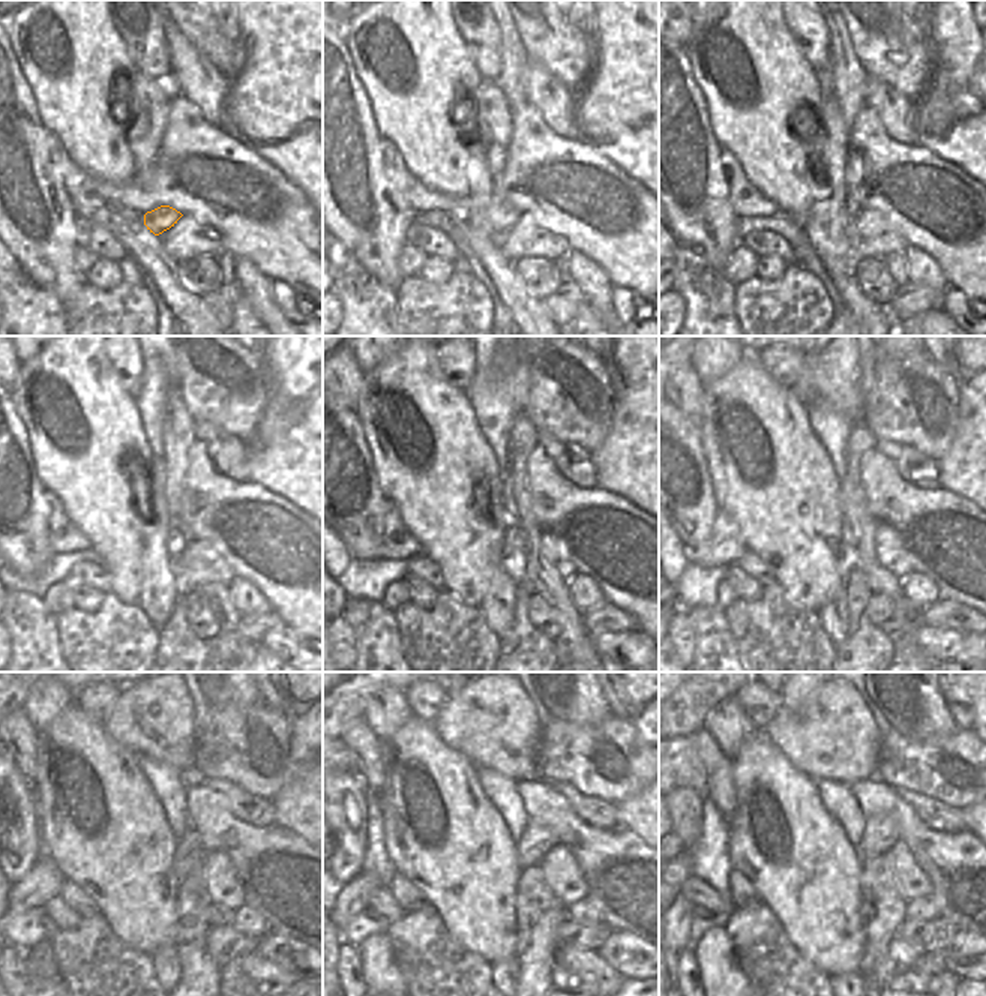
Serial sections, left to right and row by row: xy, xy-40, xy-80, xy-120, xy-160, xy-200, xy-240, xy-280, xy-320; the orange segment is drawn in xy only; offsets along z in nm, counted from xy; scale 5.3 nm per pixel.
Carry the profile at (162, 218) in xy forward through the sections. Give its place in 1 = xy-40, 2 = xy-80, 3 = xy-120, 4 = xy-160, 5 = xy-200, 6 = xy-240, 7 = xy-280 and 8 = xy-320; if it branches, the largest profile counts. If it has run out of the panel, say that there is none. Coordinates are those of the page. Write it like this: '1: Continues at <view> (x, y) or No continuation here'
1: Continues at xy-40 (502, 218)
2: Continues at xy-80 (850, 206)
3: Continues at xy-120 (177, 542)
4: Continues at xy-160 (514, 537)
5: Continues at xy-200 (851, 528)
6: Continues at xy-240 (189, 852)
7: Continues at xy-280 (536, 840)
8: Continues at xy-320 (880, 834).

